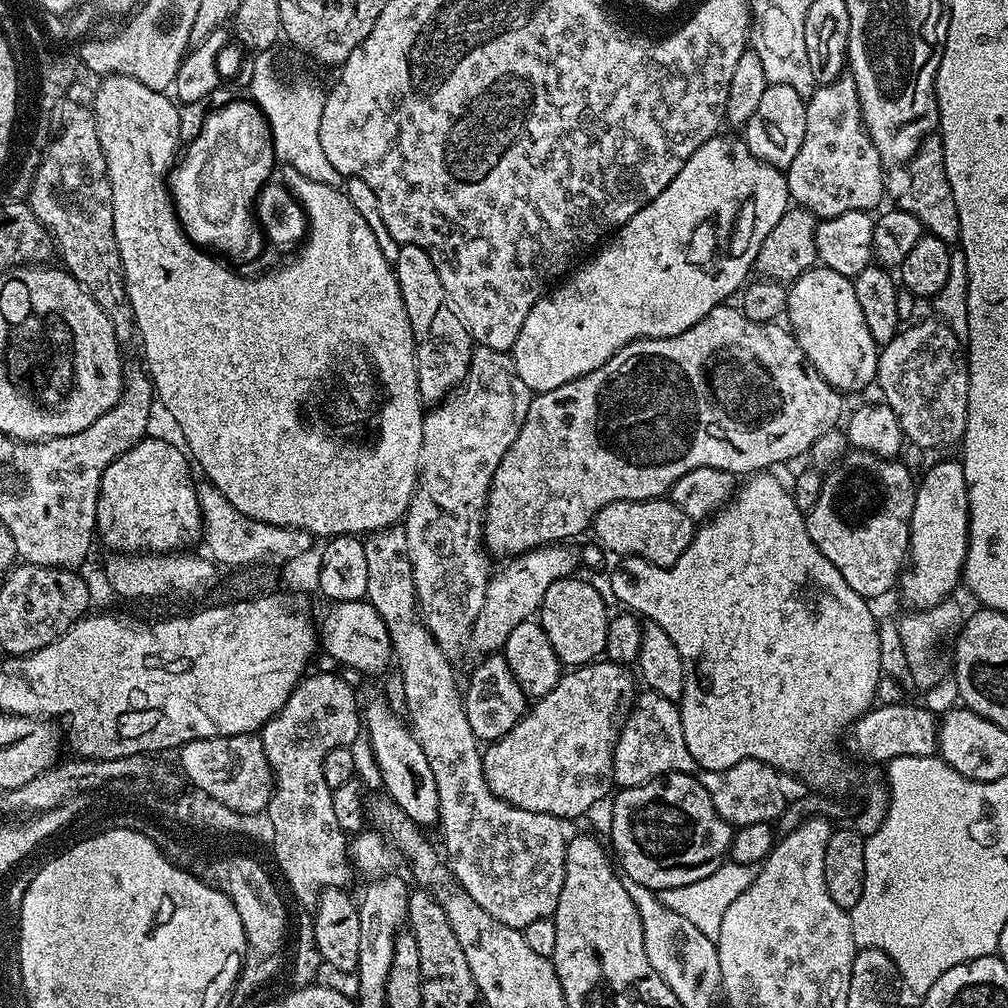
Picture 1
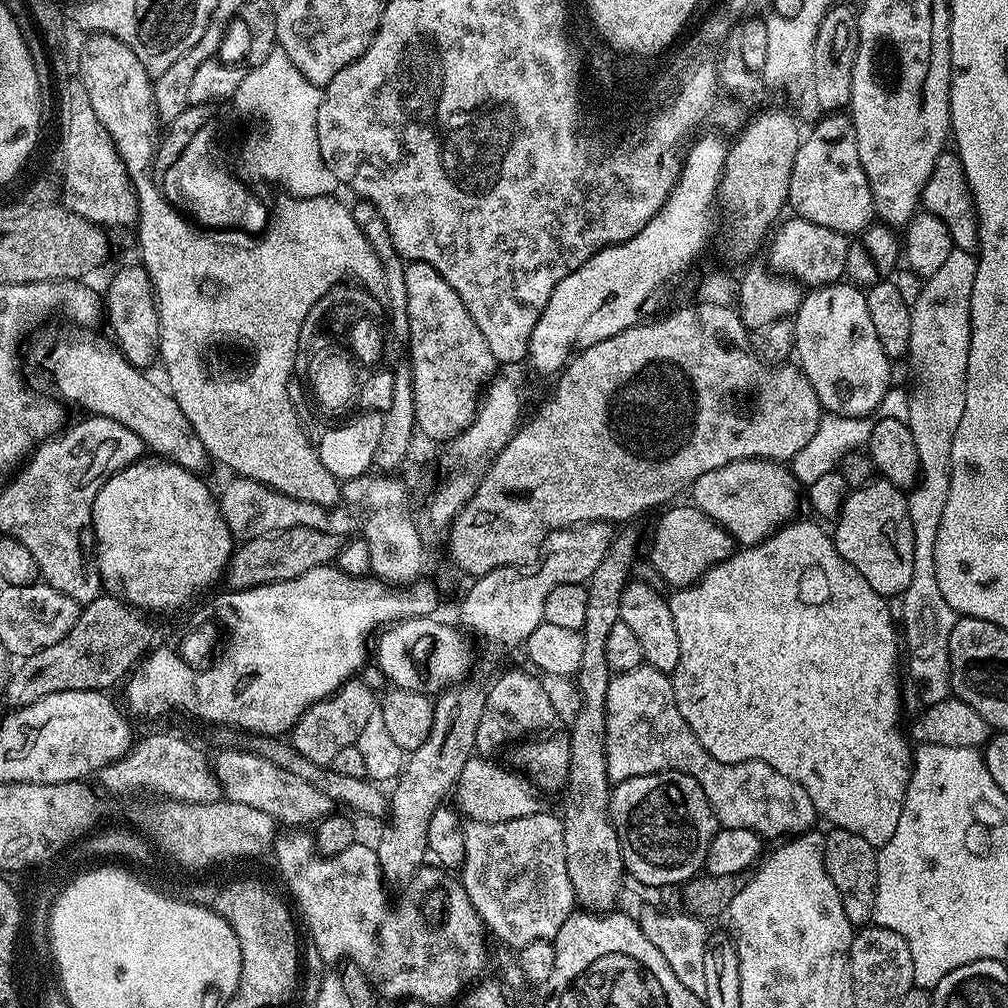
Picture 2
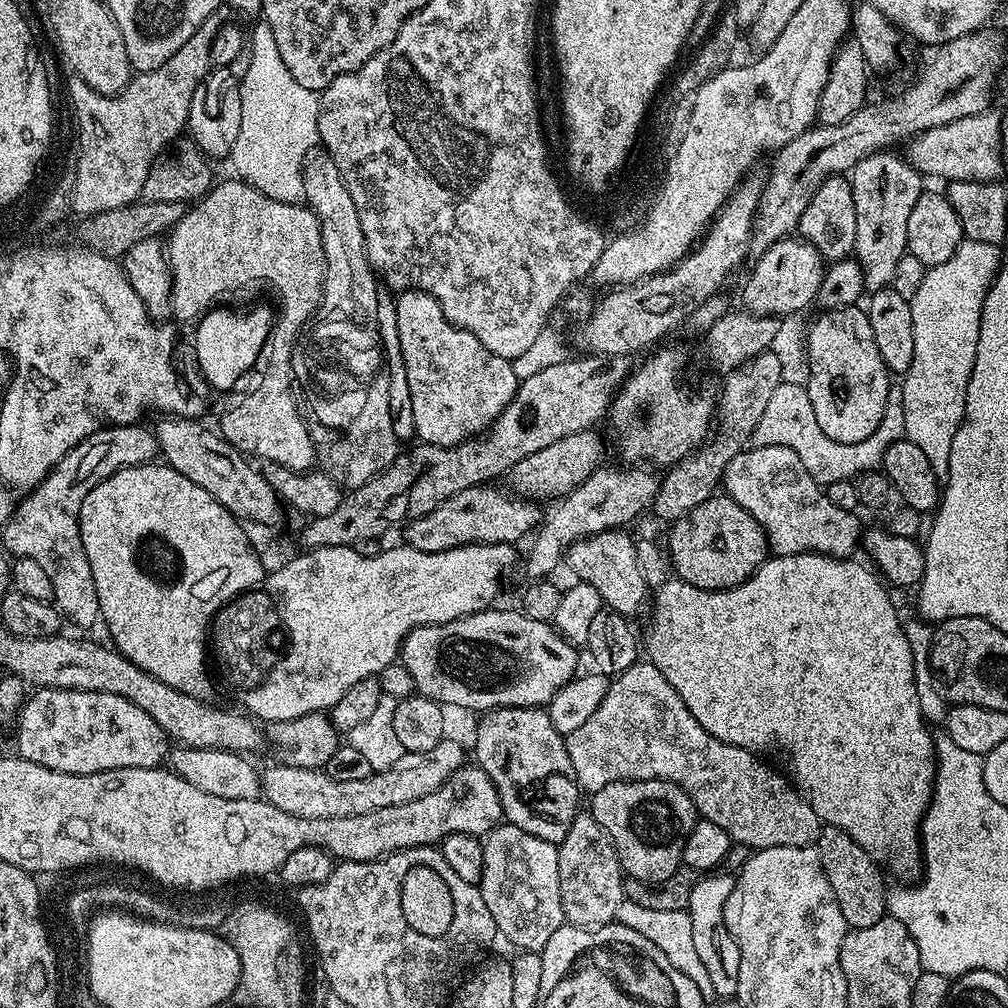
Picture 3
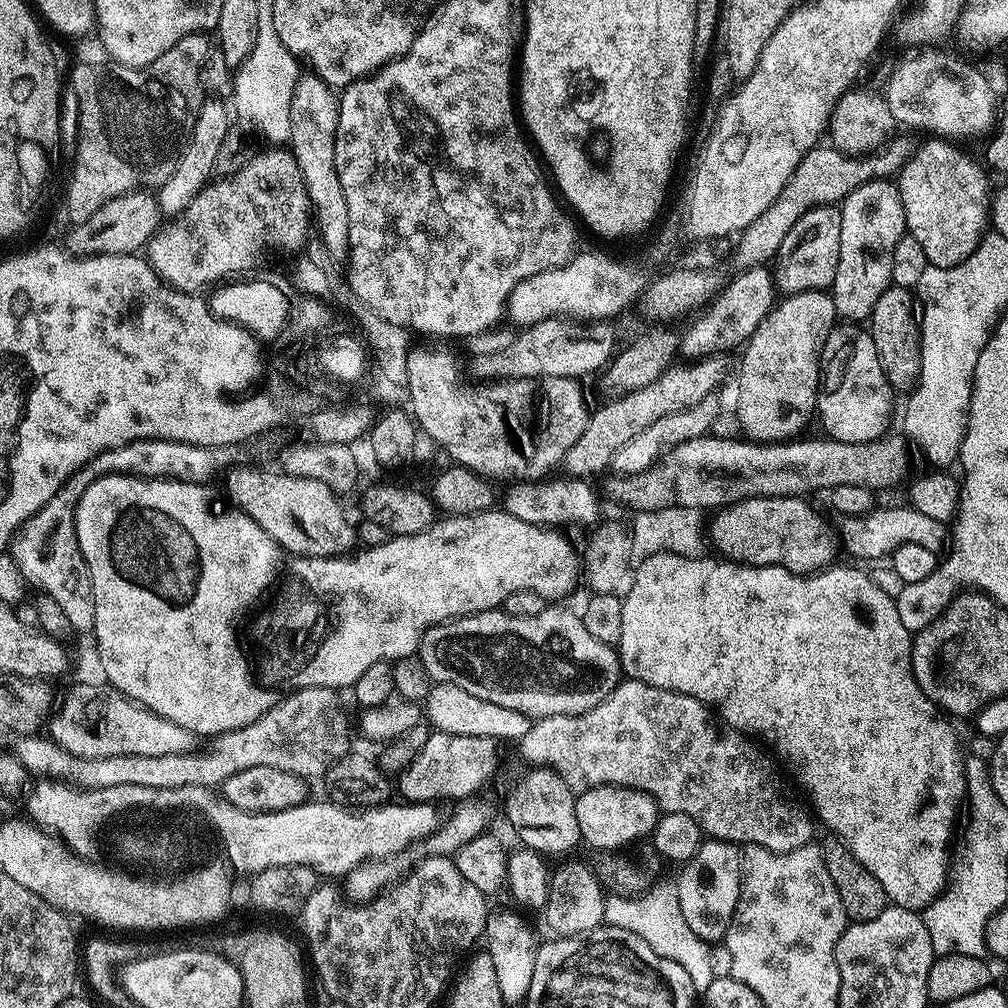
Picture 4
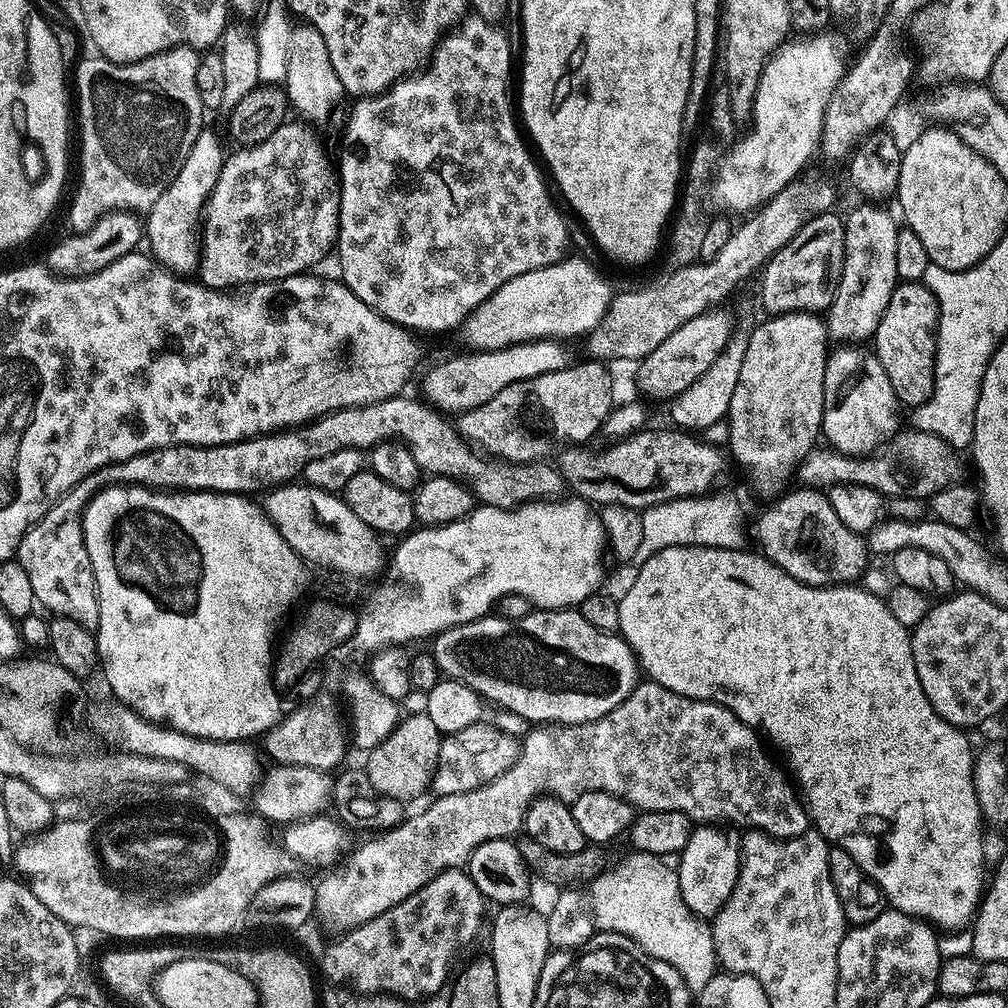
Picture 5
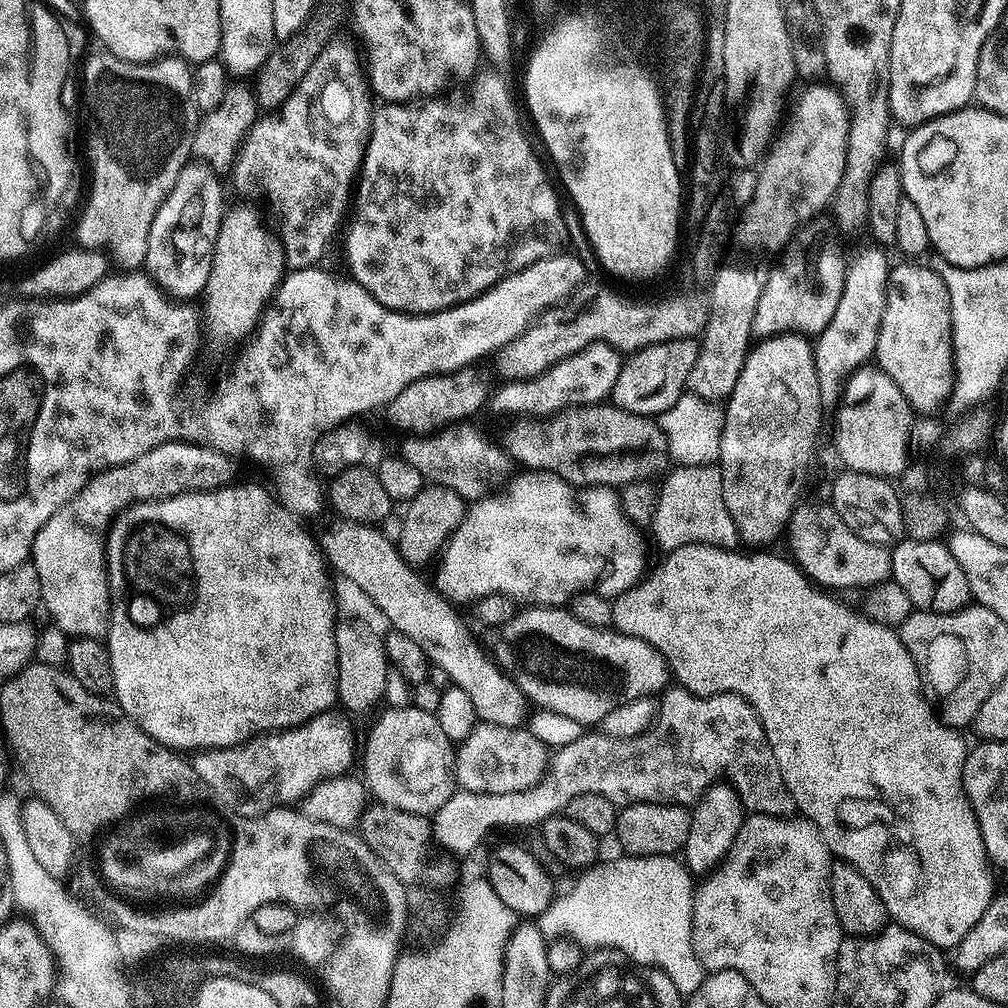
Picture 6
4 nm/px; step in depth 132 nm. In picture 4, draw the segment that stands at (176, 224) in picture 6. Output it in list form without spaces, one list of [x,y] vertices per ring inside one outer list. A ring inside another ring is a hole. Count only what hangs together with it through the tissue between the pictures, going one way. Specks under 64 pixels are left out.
[[[208,98],[200,105],[194,122],[194,130],[188,135],[188,144],[184,148],[184,153],[180,155],[174,174],[170,174],[170,178],[166,178],[163,184],[159,185],[158,199],[161,213],[181,212],[203,188],[209,185],[213,179],[214,158],[217,157],[223,138],[230,132],[228,116],[230,120],[230,108],[223,99]]]

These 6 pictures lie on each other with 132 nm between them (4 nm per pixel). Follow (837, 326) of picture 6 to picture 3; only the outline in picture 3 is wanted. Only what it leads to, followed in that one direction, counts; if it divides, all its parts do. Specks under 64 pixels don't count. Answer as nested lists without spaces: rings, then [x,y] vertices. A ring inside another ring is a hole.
[[[892,150],[875,152],[872,156],[862,158],[853,166],[850,173],[852,193],[854,194],[854,214],[856,225],[854,226],[854,258],[860,263],[864,271],[864,286],[869,293],[877,292],[879,288],[889,287],[894,278],[894,269],[898,267],[898,258],[902,258],[908,252],[908,223],[910,222],[910,210],[914,202],[926,190],[925,177],[914,165],[908,163],[903,155],[895,156]]]

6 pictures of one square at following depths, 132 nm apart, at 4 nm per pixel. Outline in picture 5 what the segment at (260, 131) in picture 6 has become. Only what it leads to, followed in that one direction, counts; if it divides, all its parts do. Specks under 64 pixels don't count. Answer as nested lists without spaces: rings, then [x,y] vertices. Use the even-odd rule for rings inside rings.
[[[285,122],[280,128],[274,130],[265,141],[257,144],[237,147],[237,152],[227,157],[222,166],[222,174],[218,174],[218,182],[210,194],[208,204],[204,207],[202,217],[202,243],[200,245],[200,263],[198,265],[199,283],[208,288],[217,290],[232,290],[235,284],[248,284],[247,286],[263,284],[270,280],[281,280],[307,273],[315,269],[320,259],[336,246],[336,235],[340,229],[340,181],[334,160],[328,157],[326,149],[320,145],[320,140],[307,128],[307,123],[292,124]]]

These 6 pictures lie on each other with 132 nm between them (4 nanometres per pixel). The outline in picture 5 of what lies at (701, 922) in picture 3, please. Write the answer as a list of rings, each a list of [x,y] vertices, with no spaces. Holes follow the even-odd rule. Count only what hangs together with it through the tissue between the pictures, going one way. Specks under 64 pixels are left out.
[[[732,826],[693,827],[686,846],[678,854],[680,864],[676,868],[676,877],[682,890],[682,902],[686,902],[696,916],[717,916],[730,898],[740,873],[741,839],[741,833]]]

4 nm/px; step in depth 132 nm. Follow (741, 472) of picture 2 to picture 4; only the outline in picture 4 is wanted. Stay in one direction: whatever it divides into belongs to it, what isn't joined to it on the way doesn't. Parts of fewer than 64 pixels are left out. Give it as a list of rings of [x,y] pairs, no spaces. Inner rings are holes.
[[[905,506],[898,510],[882,510],[873,508],[872,511],[862,514],[861,516],[841,516],[840,538],[839,543],[853,556],[856,560],[880,560],[891,557],[898,546],[907,544],[917,544],[926,546],[926,550],[939,553],[940,547],[945,547],[949,539],[950,532],[945,524],[938,522],[934,518],[929,518],[927,514],[918,514],[911,506]],[[844,543],[844,546],[843,546]]]

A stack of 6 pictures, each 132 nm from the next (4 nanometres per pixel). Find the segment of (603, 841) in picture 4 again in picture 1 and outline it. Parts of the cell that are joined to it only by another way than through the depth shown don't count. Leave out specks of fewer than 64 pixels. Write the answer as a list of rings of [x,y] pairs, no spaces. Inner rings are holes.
[[[667,772],[665,776],[655,776],[645,784],[633,788],[620,788],[611,797],[611,804],[611,847],[618,864],[620,859],[619,867],[622,872],[624,867],[623,875],[631,883],[641,884],[659,893],[674,886],[690,886],[690,882],[698,882],[698,878],[714,874],[718,866],[725,864],[732,847],[733,825],[722,819],[718,810],[714,810],[710,794],[696,781],[695,775],[687,772]]]

